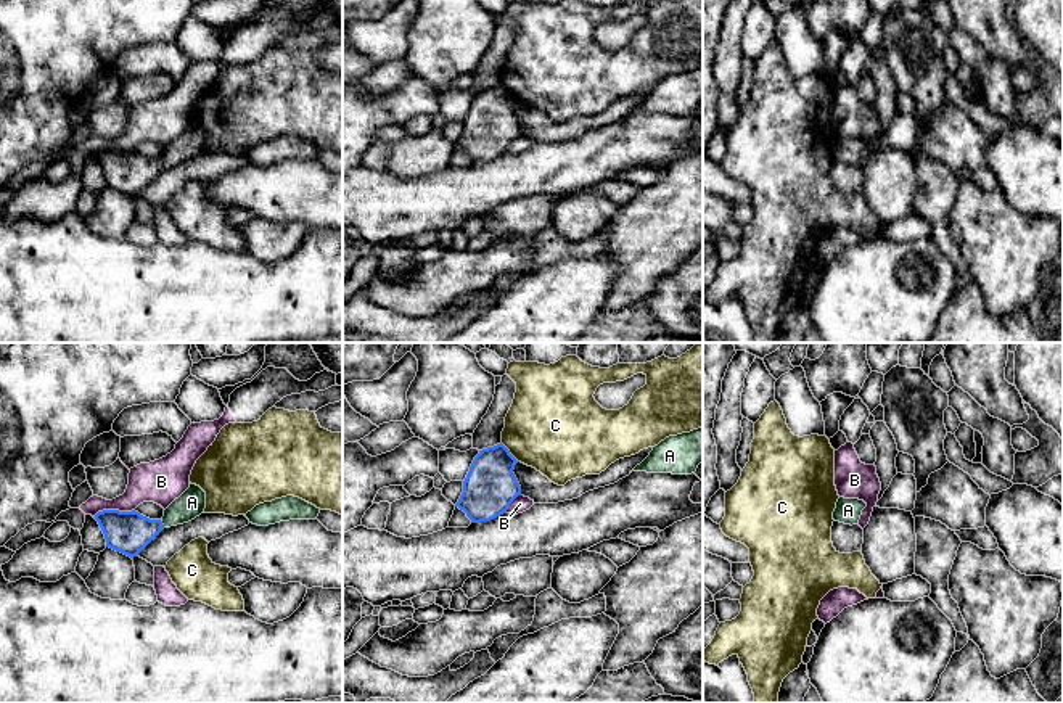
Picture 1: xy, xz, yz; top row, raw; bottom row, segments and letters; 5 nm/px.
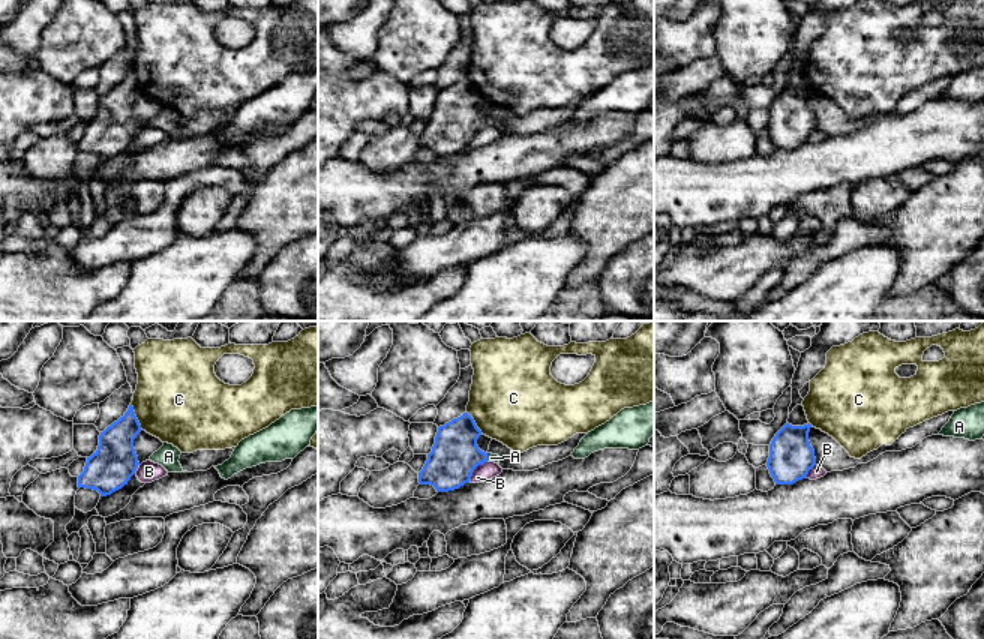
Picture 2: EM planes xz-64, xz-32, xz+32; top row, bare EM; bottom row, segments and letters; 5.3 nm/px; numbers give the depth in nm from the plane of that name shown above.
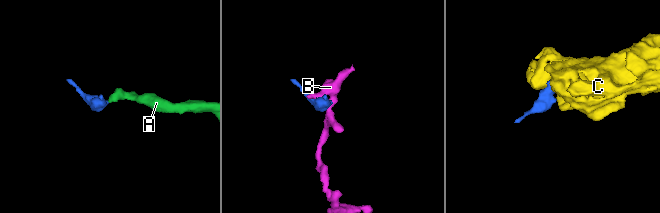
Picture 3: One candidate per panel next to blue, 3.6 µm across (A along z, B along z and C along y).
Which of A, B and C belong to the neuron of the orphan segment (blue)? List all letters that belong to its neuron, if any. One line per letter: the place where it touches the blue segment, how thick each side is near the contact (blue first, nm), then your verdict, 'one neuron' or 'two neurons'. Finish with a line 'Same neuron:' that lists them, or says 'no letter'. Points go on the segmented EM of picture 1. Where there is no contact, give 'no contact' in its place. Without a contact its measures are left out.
A: contact xy (161, 523); calibres 220 and 140 nm; one neuron
B: contact xy (113, 510); calibres 220 and 200 nm; two neurons
C: contact xz (508, 452); calibres 260 and 440 nm; two neurons
Same neuron: A

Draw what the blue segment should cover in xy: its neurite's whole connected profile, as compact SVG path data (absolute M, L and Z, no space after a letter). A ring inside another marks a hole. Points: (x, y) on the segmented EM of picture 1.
M190 483L190 487L175 499L161 520L150 520L138 512L103 510L95 515L106 547L130 558L137 557L164 529L188 523L204 513L206 492Z

